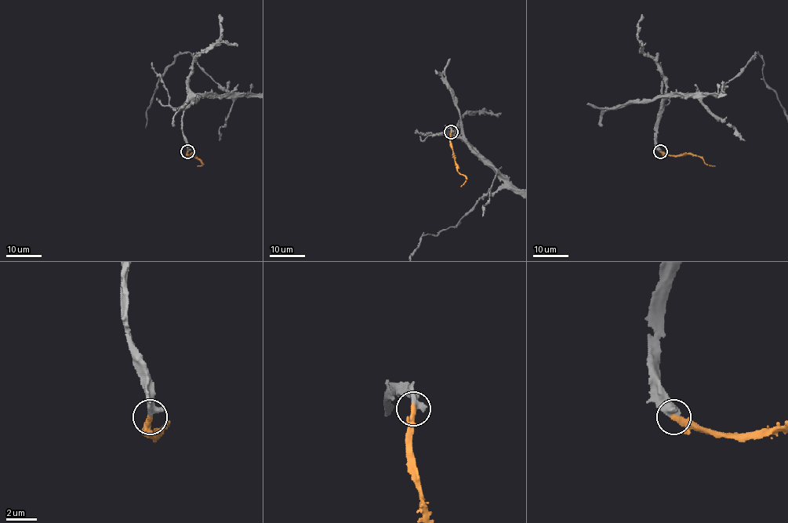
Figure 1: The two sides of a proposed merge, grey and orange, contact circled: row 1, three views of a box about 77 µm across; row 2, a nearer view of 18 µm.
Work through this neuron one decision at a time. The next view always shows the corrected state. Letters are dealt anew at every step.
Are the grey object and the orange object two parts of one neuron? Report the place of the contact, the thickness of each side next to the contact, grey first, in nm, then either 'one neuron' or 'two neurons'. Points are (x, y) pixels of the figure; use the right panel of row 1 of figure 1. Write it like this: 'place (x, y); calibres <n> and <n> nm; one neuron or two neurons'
place (660, 151); calibres 550 and 400 nm; one neuron

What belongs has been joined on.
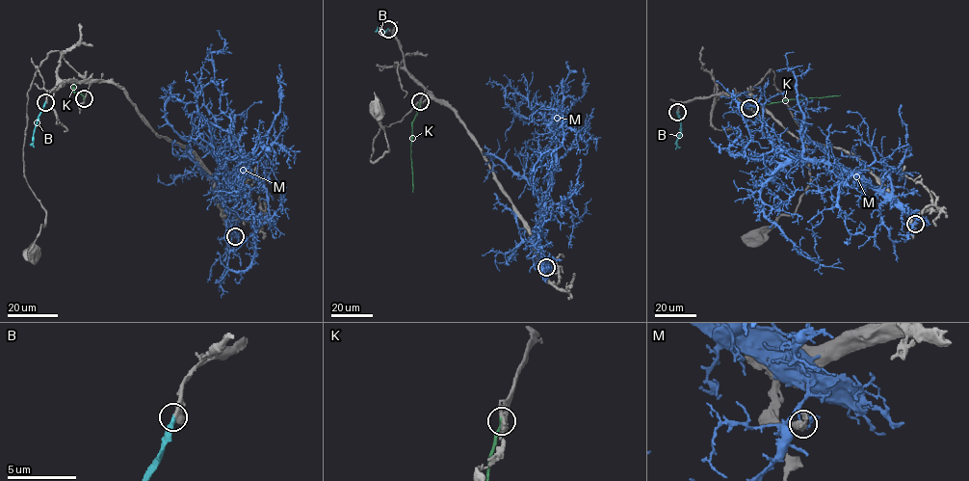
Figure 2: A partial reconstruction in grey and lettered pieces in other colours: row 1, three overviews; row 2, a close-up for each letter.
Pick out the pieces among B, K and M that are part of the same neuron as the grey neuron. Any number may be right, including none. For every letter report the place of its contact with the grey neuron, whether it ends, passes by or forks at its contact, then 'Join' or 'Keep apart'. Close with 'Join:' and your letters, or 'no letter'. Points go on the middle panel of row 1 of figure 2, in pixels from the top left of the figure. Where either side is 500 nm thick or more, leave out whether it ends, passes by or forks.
B: Touches grey at (388, 29). Join
K: Touches grey at (420, 101). It ends there. Keep apart
M: Touches grey at (546, 267). It passes by. Keep apart
Join: B

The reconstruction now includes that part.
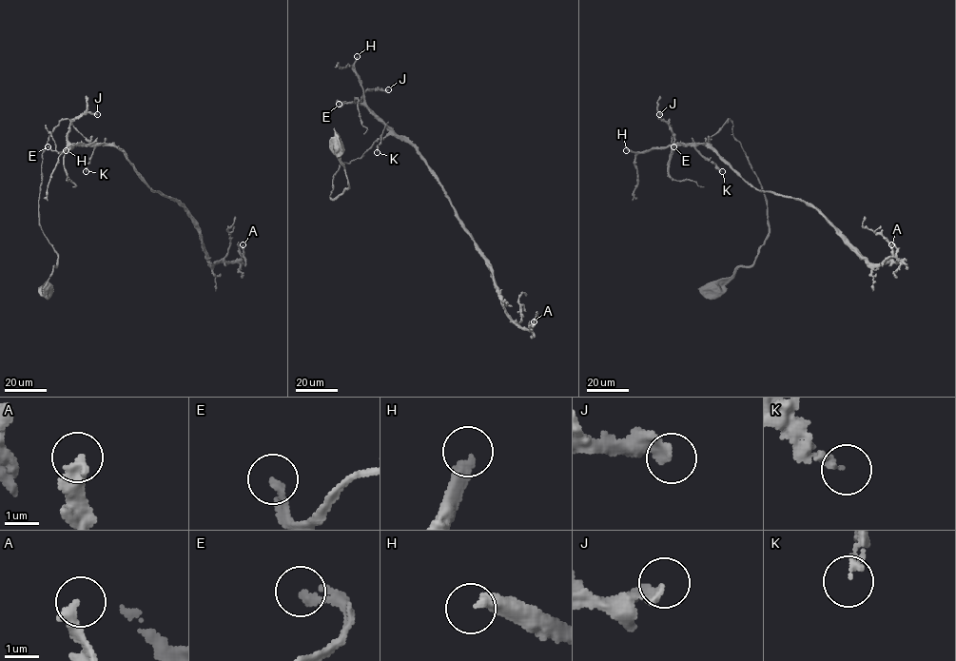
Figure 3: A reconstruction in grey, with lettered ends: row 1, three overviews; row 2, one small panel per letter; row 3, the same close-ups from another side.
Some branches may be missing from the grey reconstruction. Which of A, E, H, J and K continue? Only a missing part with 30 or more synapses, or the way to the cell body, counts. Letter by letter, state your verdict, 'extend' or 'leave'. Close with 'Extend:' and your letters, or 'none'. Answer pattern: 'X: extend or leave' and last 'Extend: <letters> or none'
A: leave
E: leave
H: extend
J: leave
K: leave
Extend: H

